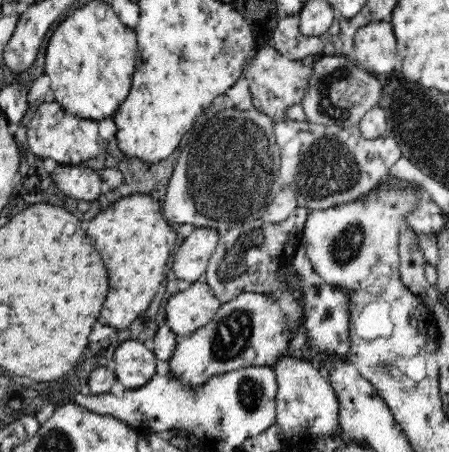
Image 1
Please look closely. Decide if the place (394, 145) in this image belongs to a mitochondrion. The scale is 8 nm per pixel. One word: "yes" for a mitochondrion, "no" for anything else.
no

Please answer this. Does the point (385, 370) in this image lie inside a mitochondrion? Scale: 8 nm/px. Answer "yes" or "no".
yes

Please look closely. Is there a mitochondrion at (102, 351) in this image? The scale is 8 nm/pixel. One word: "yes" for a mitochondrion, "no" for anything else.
no

